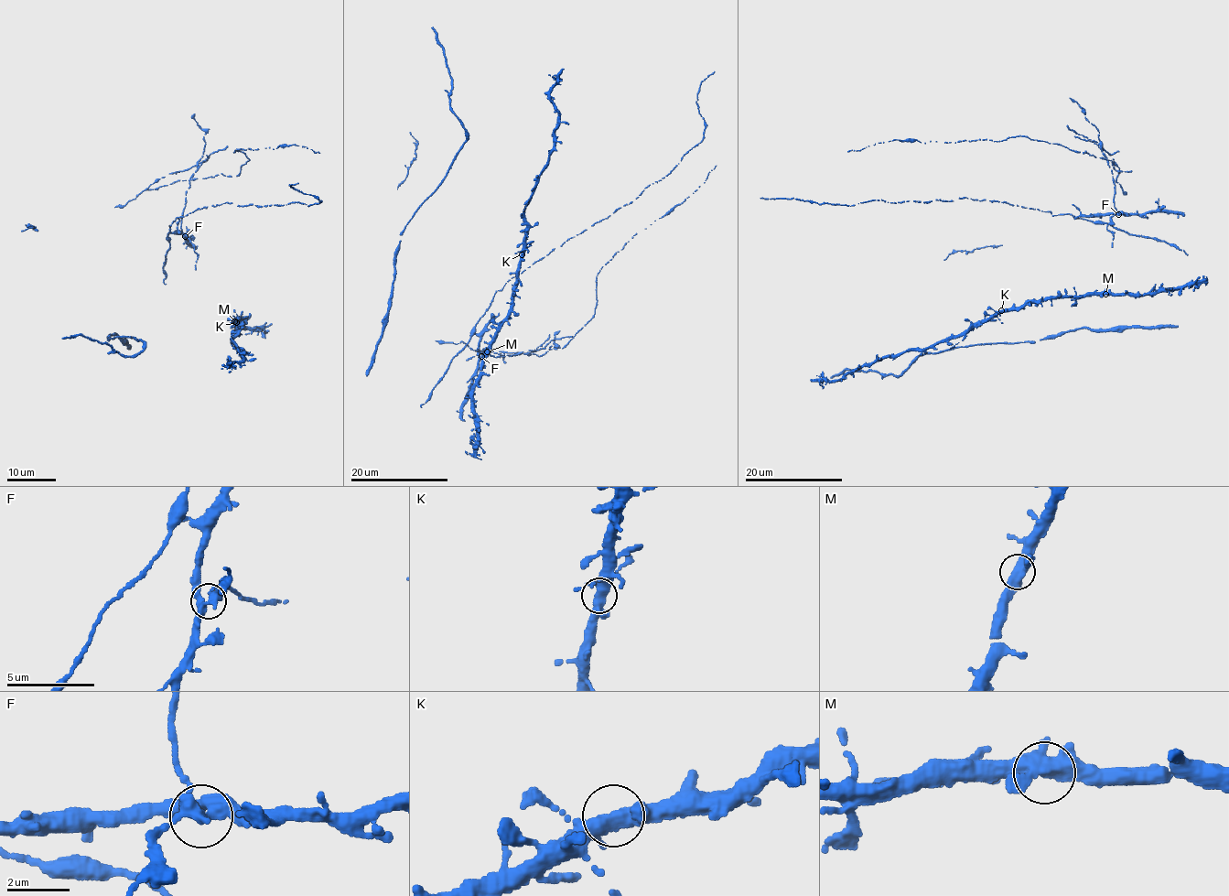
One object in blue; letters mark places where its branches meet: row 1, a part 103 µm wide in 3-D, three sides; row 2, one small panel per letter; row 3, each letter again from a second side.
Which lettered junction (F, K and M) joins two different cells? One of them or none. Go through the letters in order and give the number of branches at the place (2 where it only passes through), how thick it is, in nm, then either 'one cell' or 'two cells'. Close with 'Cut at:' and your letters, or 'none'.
F: branches 4; calibre 360 nm; two cells
K: branches 4; calibre 360 nm; one cell
M: branches 4; calibre 400 nm; one cell
Cut at: F

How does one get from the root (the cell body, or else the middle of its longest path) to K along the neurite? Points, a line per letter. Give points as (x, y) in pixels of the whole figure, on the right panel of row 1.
K: (1106, 288), (1100, 293), (1083, 296), (1064, 296), (1029, 301), (1001, 310)

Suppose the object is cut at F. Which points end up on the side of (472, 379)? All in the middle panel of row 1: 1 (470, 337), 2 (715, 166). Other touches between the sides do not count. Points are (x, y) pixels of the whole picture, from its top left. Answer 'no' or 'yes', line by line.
1: yes
2: no

